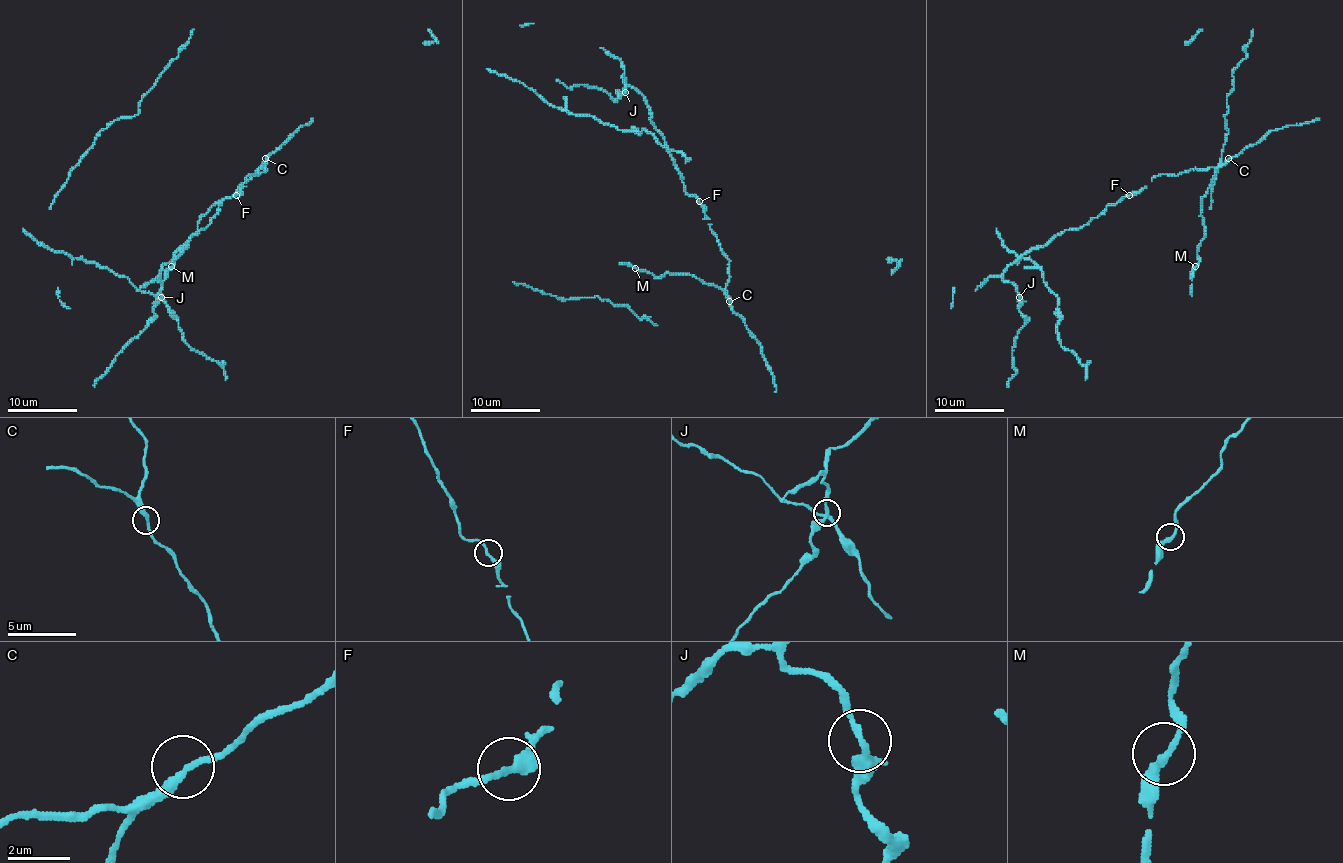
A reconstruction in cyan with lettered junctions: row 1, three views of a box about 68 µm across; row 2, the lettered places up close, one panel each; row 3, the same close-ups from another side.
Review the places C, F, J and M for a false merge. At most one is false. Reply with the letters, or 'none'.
J

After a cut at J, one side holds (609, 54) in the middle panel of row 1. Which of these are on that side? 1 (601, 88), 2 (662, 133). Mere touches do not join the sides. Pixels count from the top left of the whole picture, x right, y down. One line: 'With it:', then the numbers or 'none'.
With it: 2

